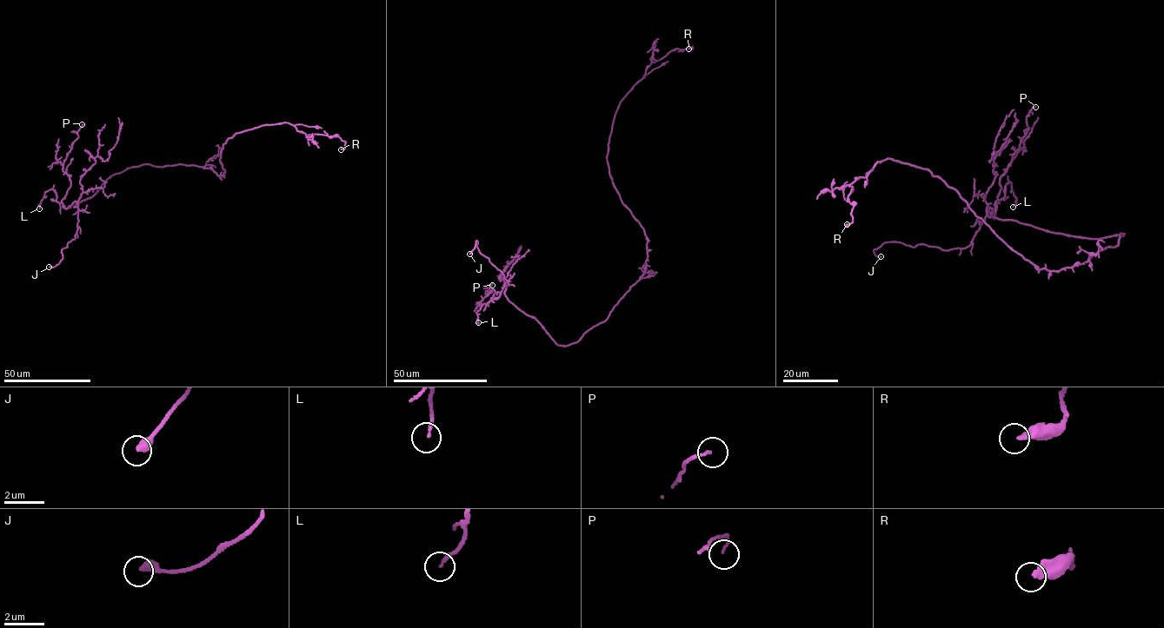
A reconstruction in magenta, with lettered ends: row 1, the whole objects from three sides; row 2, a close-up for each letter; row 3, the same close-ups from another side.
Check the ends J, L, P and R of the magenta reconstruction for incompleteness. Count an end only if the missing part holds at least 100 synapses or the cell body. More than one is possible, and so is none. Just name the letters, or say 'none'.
J

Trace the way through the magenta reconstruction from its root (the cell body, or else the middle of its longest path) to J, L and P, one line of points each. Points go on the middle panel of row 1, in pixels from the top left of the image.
J: (630, 287), (604, 320), (562, 346), (508, 299), (509, 284), (476, 241), (469, 254)
L: (630, 287), (604, 320), (566, 346), (510, 302), (504, 286), (477, 311), (478, 322)
P: (630, 287), (604, 320), (562, 346), (508, 299), (504, 286), (497, 298), (493, 289), (484, 297), (492, 285)

